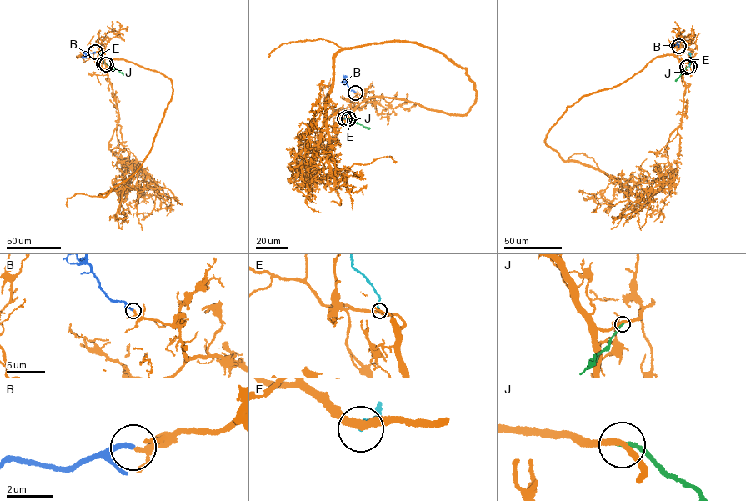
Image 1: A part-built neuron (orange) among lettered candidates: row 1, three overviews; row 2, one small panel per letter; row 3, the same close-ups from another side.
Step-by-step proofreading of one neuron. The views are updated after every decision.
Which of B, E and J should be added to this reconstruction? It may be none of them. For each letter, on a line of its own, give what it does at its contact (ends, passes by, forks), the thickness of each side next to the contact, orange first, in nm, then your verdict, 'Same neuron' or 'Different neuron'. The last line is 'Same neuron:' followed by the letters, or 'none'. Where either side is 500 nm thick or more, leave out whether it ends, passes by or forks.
B: It ends there. Thickness 180 nm (orange) against 220 nm. Same neuron
E: It ends there. Thickness 300 nm (orange) against 180 nm. Different neuron
J: It ends there. Thickness 240 nm (orange) against 180 nm. Different neuron
Same neuron: B

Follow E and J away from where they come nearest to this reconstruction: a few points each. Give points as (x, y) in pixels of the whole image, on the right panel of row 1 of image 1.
E: (689, 66), (689, 52)
J: (687, 67), (675, 81)

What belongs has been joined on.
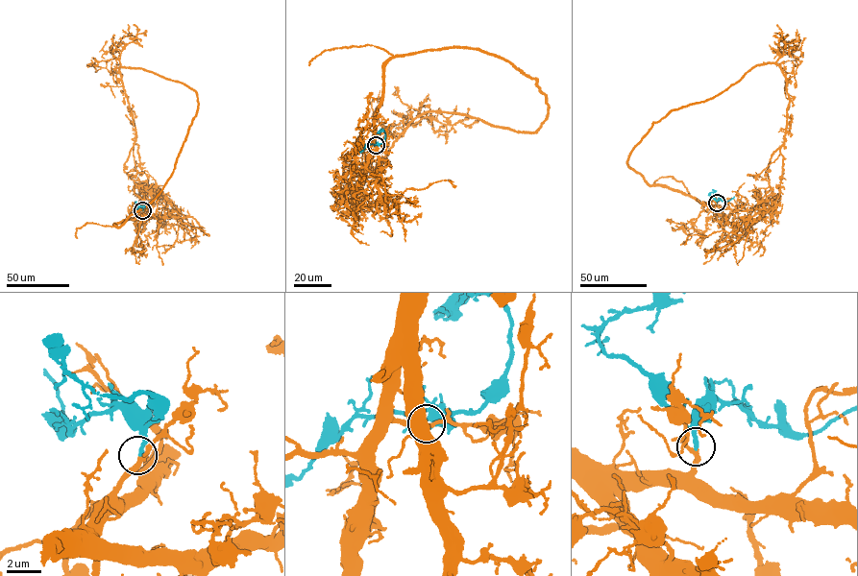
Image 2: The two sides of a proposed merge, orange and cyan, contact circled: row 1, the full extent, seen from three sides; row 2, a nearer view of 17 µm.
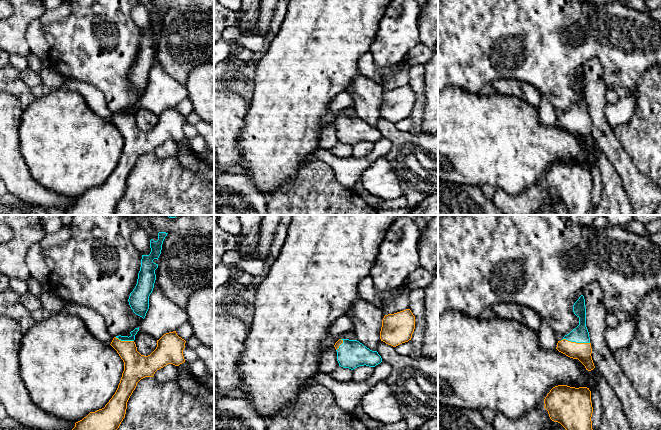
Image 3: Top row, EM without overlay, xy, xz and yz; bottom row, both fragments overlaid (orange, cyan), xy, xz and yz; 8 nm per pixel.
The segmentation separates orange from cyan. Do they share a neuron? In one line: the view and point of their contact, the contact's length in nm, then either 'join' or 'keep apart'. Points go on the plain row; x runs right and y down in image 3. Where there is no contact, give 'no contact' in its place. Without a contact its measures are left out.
contact yz (575, 118); length 220 nm; join

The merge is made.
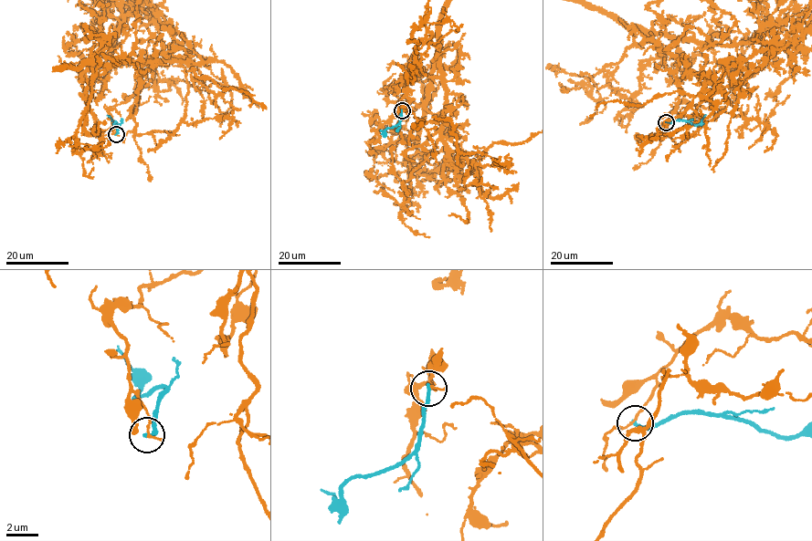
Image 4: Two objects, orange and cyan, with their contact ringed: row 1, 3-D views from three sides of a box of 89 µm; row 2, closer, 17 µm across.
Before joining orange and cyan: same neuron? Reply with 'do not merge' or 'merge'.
do not merge

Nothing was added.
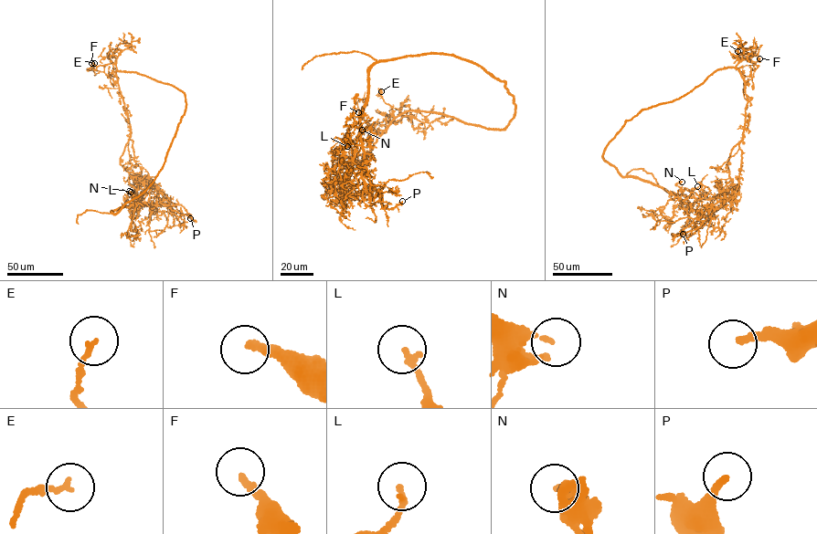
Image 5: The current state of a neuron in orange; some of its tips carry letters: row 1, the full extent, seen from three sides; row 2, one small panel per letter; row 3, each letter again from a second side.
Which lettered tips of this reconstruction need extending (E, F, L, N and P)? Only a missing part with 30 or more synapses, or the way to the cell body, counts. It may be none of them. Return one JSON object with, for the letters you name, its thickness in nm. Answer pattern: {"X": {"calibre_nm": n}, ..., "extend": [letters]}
{"F": {"calibre_nm": 240}, "P": {"calibre_nm": 200}, "extend": ["F", "P"]}

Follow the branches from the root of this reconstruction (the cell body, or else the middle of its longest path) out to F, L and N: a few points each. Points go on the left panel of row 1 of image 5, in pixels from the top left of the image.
F: (142, 181), (142, 169), (134, 160), (132, 141), (130, 138), (130, 125), (118, 78), (95, 69), (91, 63)
L: (142, 181), (145, 190), (136, 202), (137, 197), (132, 197), (129, 191)
N: (142, 181), (145, 190), (135, 202), (138, 196), (131, 192)

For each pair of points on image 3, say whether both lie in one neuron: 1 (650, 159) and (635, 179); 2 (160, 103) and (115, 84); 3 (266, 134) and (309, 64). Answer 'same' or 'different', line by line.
1: different
2: different
3: same

